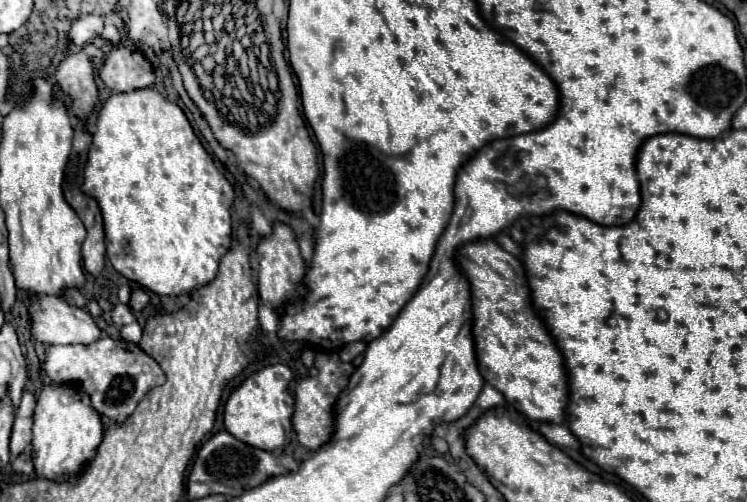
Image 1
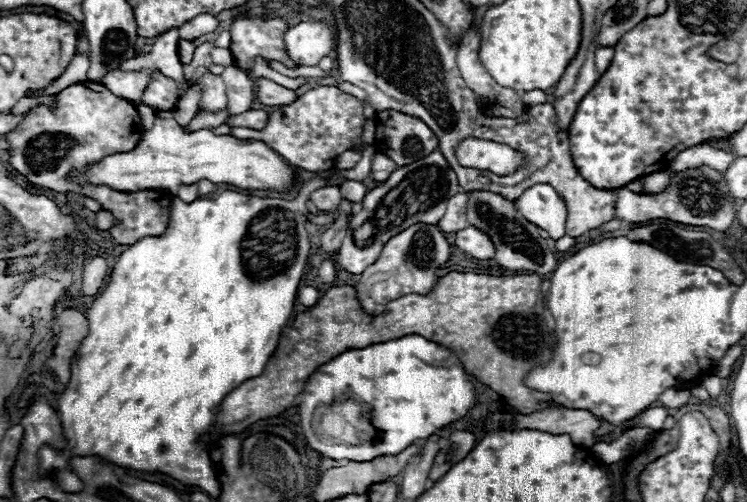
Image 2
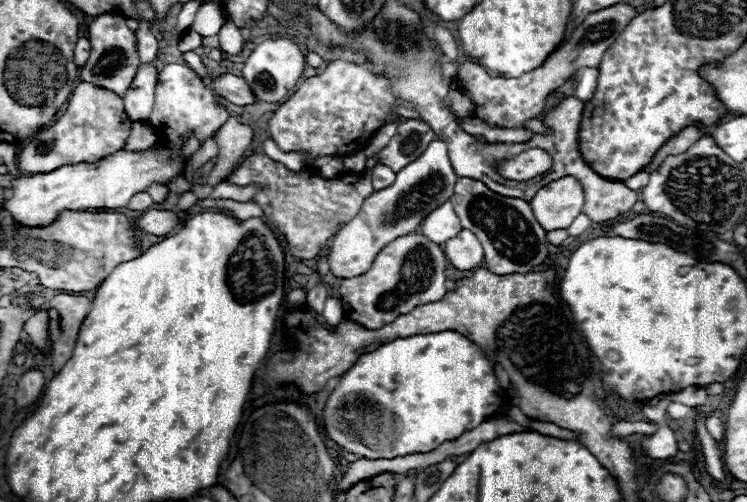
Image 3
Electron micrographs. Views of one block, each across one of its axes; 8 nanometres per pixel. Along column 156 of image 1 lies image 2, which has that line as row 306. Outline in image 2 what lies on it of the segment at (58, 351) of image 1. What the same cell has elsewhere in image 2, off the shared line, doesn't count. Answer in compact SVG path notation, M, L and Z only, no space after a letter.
M412 224L406 232L392 236L380 254L380 258L360 274L360 280L354 284L362 302L362 308L370 314L382 314L390 300L396 300L404 294L418 292L426 294L436 282L436 268L440 268L450 258L450 244L444 232L436 224Z

